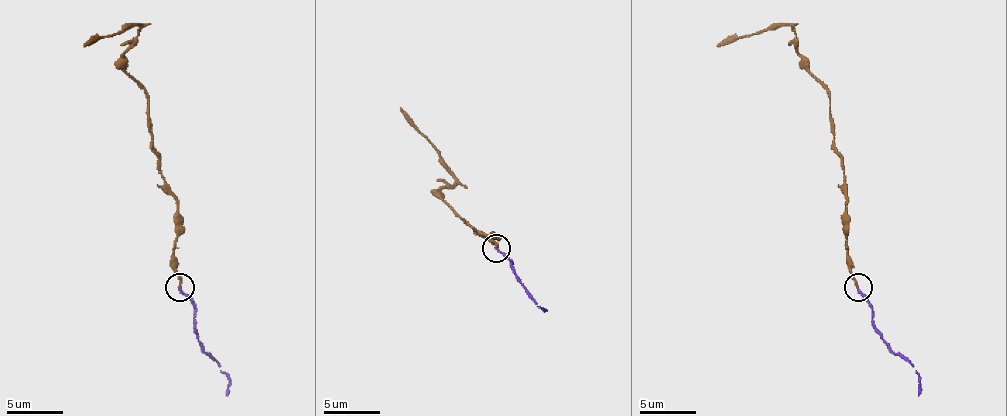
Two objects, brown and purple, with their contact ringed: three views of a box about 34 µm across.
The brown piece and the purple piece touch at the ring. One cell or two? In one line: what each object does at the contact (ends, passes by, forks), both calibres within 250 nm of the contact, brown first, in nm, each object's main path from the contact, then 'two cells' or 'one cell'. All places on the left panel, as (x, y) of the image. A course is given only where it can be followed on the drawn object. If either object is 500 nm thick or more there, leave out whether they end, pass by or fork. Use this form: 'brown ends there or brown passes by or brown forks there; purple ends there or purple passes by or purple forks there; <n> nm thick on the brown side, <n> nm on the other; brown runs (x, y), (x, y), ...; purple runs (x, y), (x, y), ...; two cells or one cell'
brown ends there; purple ends there; 160 nm thick on the brown side, 150 nm on the other; brown runs (179, 288), (176, 195), (153, 147), (148, 93), (125, 71), (125, 51), (139, 26), (83, 45); purple runs (179, 288), (193, 305), (196, 338), (227, 375), (227, 395); one cell

